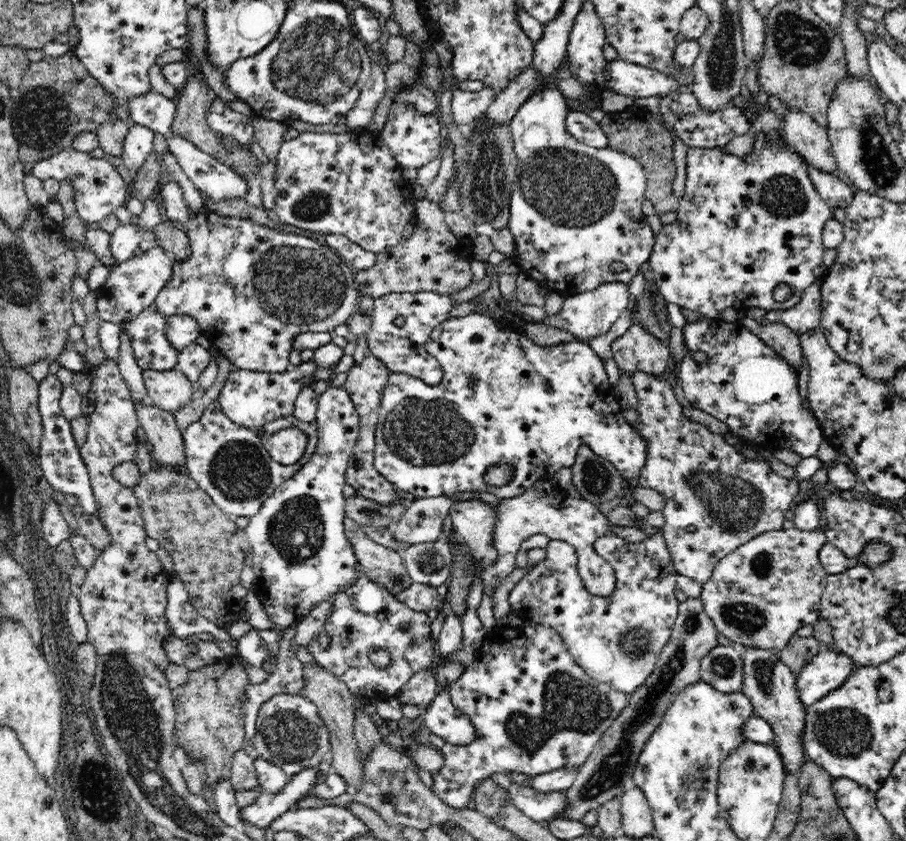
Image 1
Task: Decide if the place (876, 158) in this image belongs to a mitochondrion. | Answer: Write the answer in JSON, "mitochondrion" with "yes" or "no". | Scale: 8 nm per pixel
{"mitochondrion":"yes"}

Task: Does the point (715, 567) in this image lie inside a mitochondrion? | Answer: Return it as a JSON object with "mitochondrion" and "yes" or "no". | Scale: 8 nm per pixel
{"mitochondrion":"no"}

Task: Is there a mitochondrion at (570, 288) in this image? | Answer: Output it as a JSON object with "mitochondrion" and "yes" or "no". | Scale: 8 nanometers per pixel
{"mitochondrion":"no"}

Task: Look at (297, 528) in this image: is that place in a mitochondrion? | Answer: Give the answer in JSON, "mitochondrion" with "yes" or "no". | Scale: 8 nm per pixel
{"mitochondrion":"yes"}

